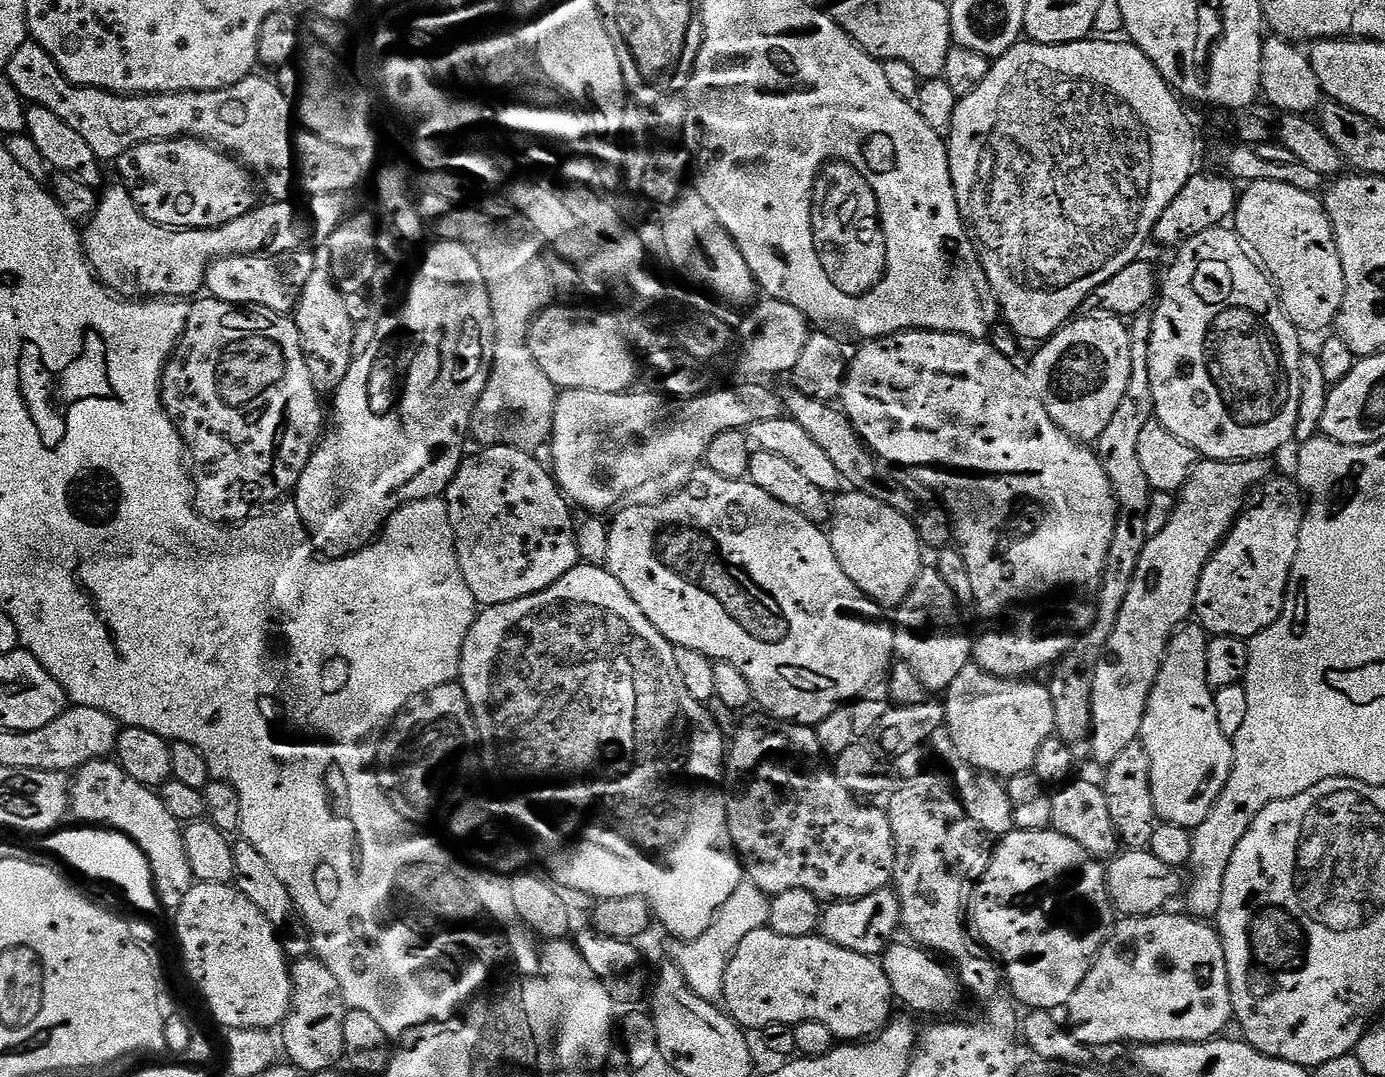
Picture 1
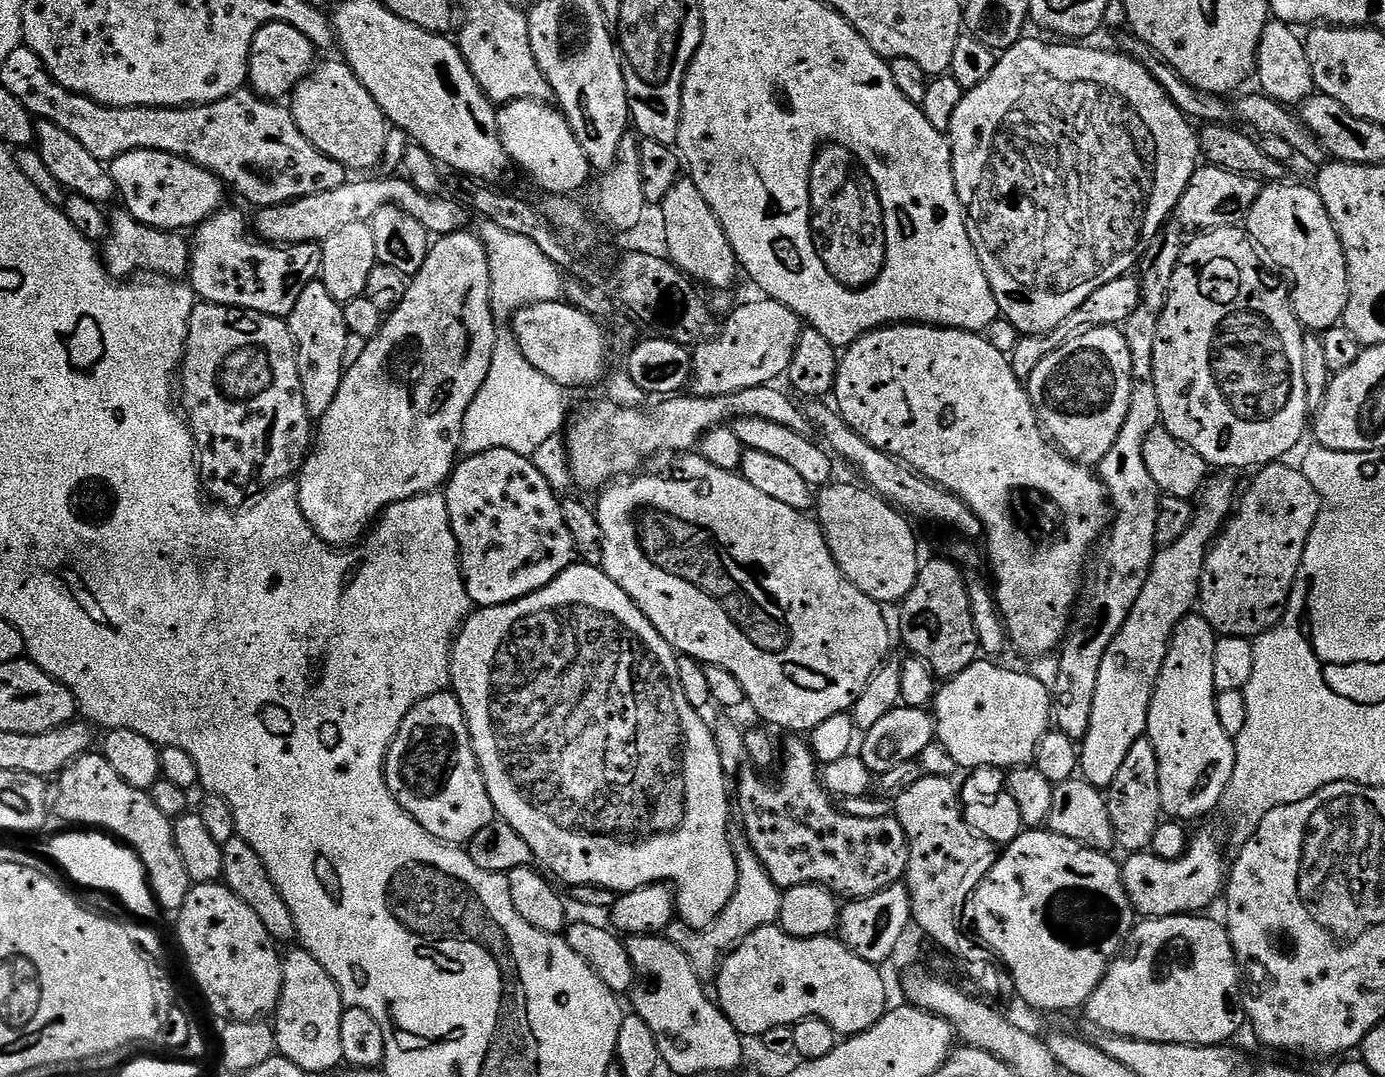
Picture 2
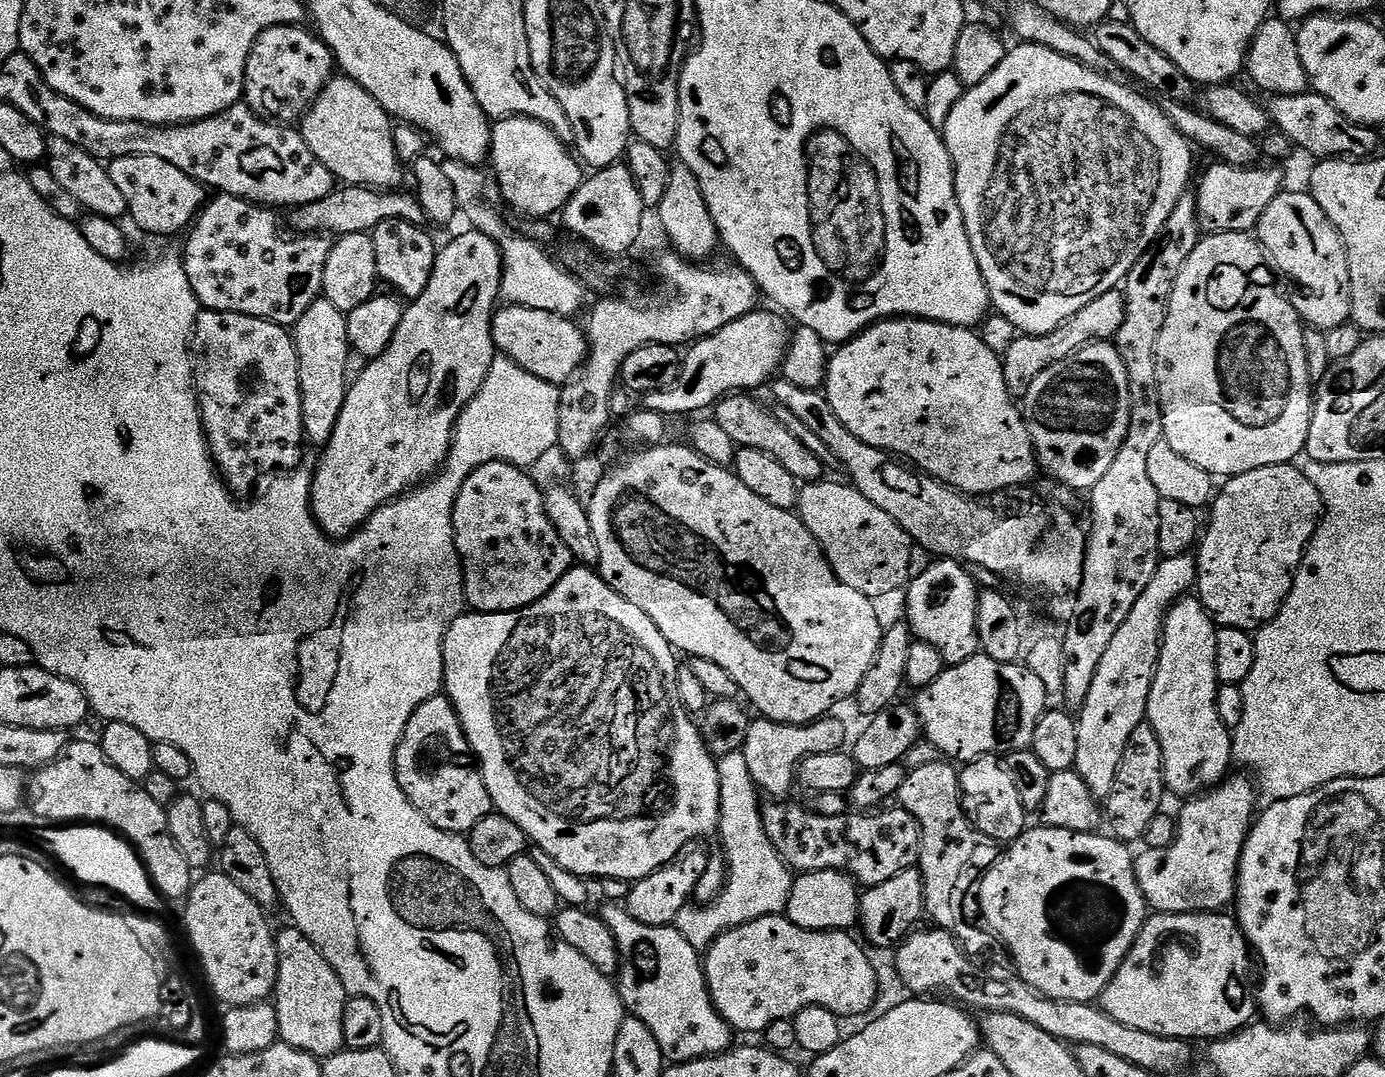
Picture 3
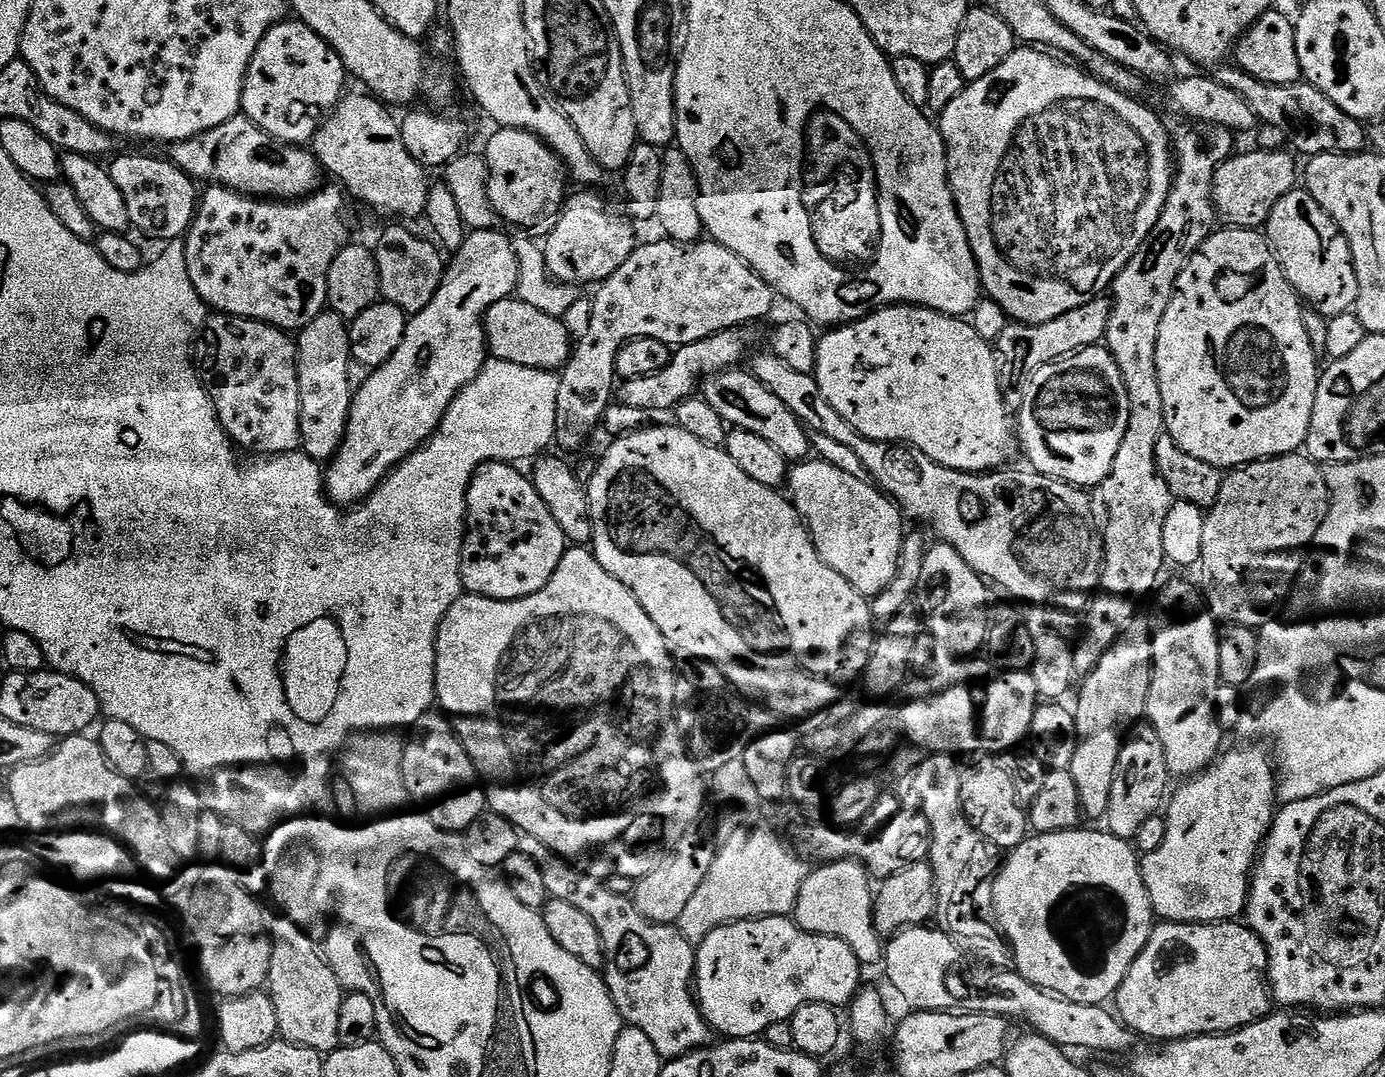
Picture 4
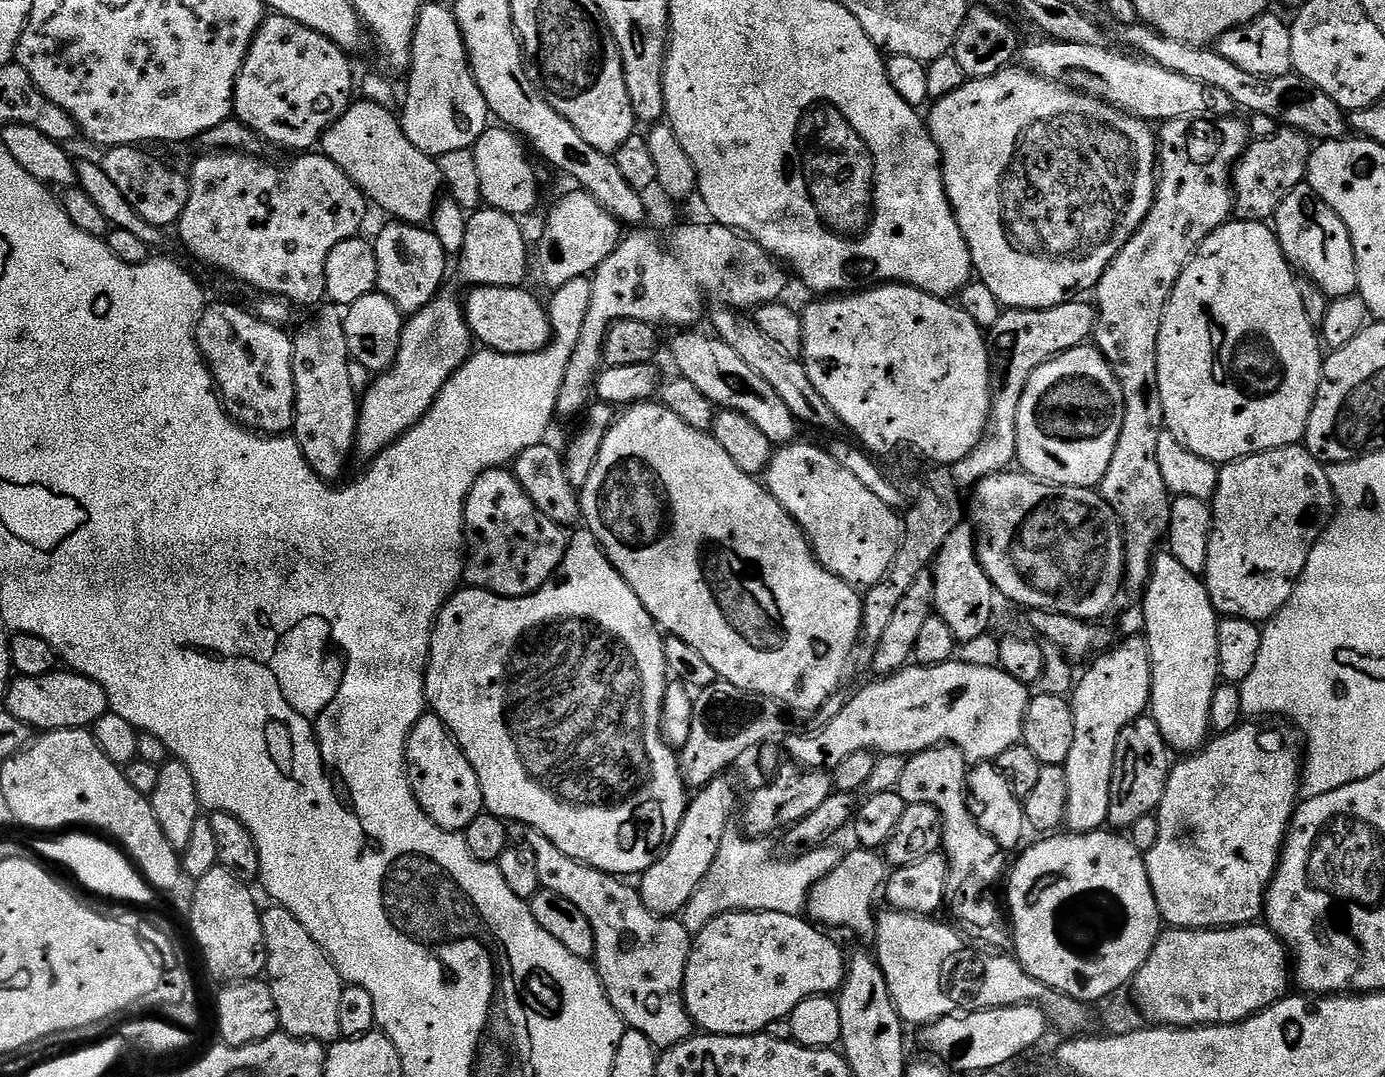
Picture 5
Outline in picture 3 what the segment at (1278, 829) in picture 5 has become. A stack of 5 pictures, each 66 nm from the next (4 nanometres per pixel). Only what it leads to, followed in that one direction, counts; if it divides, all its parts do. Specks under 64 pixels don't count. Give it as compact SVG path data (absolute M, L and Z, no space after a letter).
M1233 775L1203 793L1199 798L1192 798L1178 815L1176 842L1166 848L1148 848L1135 857L1136 878L1149 909L1160 914L1183 916L1194 912L1215 912L1233 903L1236 899L1236 876L1240 872L1240 855L1248 833L1252 831L1254 817L1257 815L1256 800L1258 792L1251 779Z

